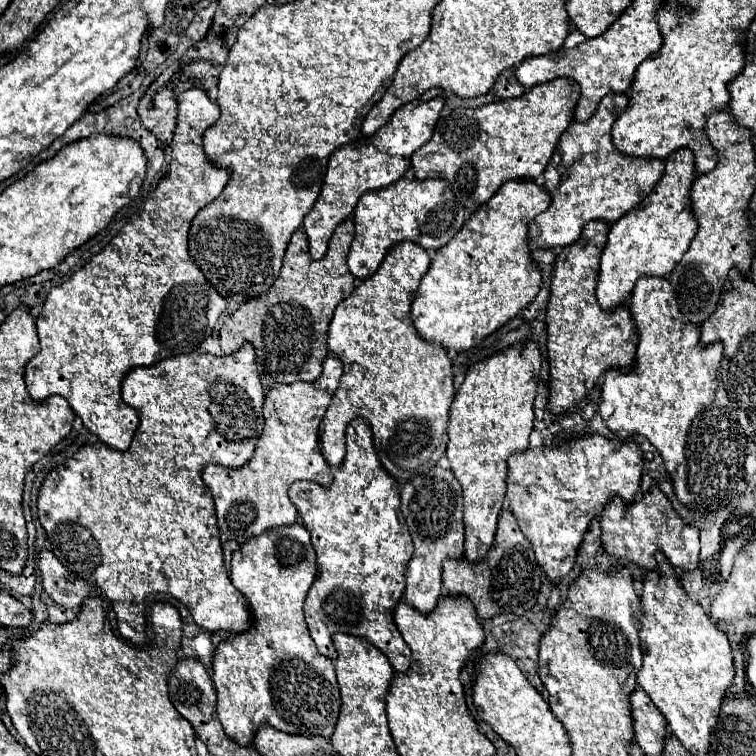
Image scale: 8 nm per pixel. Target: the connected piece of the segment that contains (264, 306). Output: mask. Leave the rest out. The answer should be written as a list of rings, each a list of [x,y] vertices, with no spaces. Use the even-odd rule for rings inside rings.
[[[346,219],[336,227],[326,255],[320,261],[312,261],[308,255],[308,239],[304,231],[298,229],[288,243],[284,265],[274,285],[224,319],[220,329],[222,353],[232,355],[244,343],[252,343],[256,359],[262,363],[262,371],[272,383],[314,383],[320,377],[322,361],[328,355],[326,339],[332,313],[356,287],[356,279],[346,265],[352,239],[354,223],[352,219]]]

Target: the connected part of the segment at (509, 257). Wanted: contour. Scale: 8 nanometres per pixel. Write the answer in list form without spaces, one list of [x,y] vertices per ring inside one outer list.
[[[506,181],[496,191],[496,195],[464,223],[464,227],[448,241],[448,245],[444,245],[434,253],[430,269],[420,281],[410,311],[412,323],[424,341],[440,345],[448,353],[450,351],[464,353],[476,347],[482,339],[486,339],[494,331],[498,331],[502,325],[506,325],[534,301],[542,283],[542,275],[540,269],[530,259],[528,223],[538,213],[546,211],[548,205],[550,195],[546,195],[546,191],[538,187],[534,181]]]

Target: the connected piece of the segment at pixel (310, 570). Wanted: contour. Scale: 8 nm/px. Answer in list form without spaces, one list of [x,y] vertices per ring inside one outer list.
[[[294,523],[290,527],[278,527],[278,529],[272,529],[272,531],[266,531],[262,537],[254,537],[250,541],[246,541],[244,545],[240,545],[240,549],[234,553],[232,557],[232,571],[230,571],[230,579],[234,583],[234,587],[246,597],[248,601],[248,607],[252,609],[252,615],[254,615],[254,627],[246,633],[240,633],[240,635],[230,635],[226,641],[222,641],[216,651],[214,651],[214,689],[218,693],[218,719],[226,731],[226,735],[234,741],[238,741],[240,745],[252,745],[254,743],[254,735],[256,731],[262,727],[262,725],[270,725],[278,731],[284,731],[284,733],[290,733],[290,735],[306,735],[306,737],[314,737],[314,735],[320,735],[324,739],[330,739],[332,737],[332,731],[336,727],[336,721],[338,721],[338,715],[340,715],[340,691],[338,691],[338,683],[336,683],[336,673],[334,673],[334,663],[330,663],[328,657],[320,655],[310,633],[308,633],[308,627],[306,627],[306,621],[304,621],[304,599],[306,599],[306,593],[310,589],[310,583],[314,583],[316,579],[316,553],[312,549],[312,543],[310,543],[310,533],[306,531],[306,527],[302,527],[300,523]]]

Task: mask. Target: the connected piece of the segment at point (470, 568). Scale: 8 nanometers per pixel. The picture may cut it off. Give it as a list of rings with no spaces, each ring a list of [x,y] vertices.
[[[502,509],[500,513],[496,539],[484,561],[480,561],[476,567],[466,559],[444,561],[444,595],[466,595],[474,603],[478,617],[484,621],[500,613],[522,613],[522,607],[532,607],[540,591],[540,581],[542,569],[534,559],[532,545],[508,509]]]

